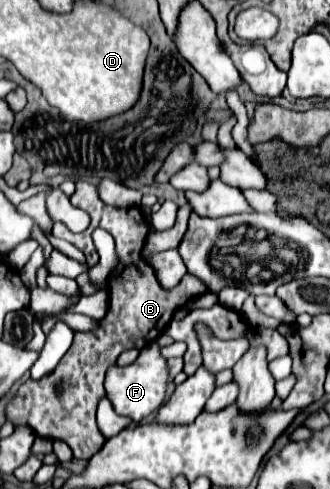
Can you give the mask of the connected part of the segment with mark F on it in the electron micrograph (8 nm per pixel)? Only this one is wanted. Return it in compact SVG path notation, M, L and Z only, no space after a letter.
M150 343L140 351L140 357L132 365L126 365L126 367L112 365L106 373L104 388L106 396L110 399L112 407L118 411L118 415L126 415L132 421L142 421L164 403L166 381L168 381L166 359L162 359L160 347L156 343Z

